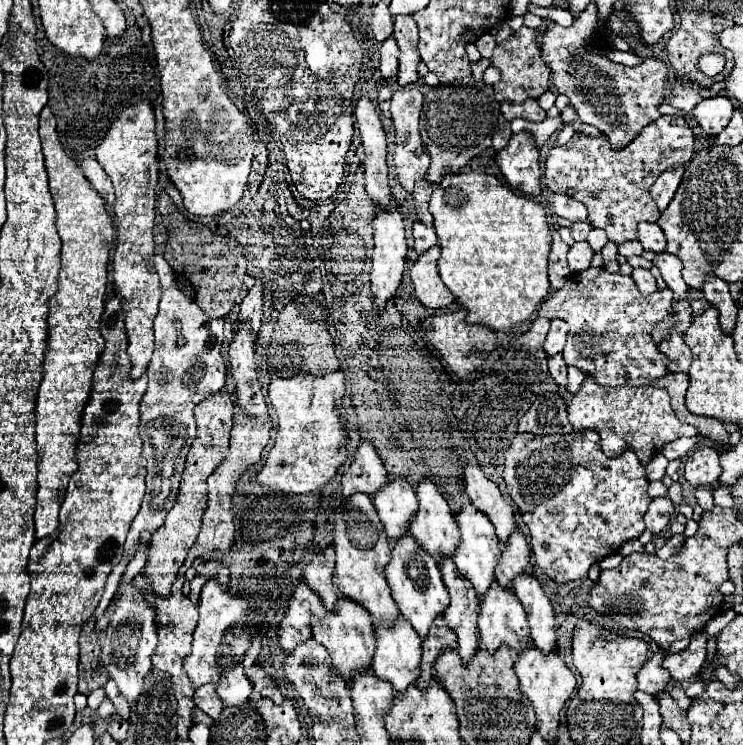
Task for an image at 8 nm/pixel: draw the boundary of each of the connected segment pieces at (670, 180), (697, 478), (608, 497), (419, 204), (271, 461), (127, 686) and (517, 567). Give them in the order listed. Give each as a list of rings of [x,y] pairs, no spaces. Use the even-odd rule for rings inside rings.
[[[684,167],[680,169],[670,169],[670,171],[664,171],[656,183],[650,187],[650,195],[652,199],[656,201],[658,209],[666,209],[666,205],[672,201],[678,185],[680,185],[680,179],[682,179],[682,173],[684,173]]]
[[[698,447],[686,455],[684,461],[684,479],[692,485],[714,485],[722,473],[720,455],[714,447]]]
[[[588,429],[588,431],[572,431],[568,435],[534,435],[534,433],[516,433],[516,437],[512,439],[510,447],[506,449],[506,459],[504,459],[504,481],[506,481],[506,489],[508,495],[512,497],[512,501],[518,505],[520,513],[522,513],[522,521],[526,523],[526,527],[530,529],[530,545],[532,545],[532,553],[536,559],[536,565],[540,569],[544,569],[544,573],[556,581],[556,583],[568,583],[568,581],[576,581],[576,579],[586,579],[588,577],[588,569],[590,565],[602,561],[608,555],[614,555],[620,545],[624,545],[630,539],[638,539],[644,531],[644,513],[648,509],[648,505],[652,503],[650,495],[648,495],[648,477],[646,477],[646,469],[644,465],[638,461],[636,453],[626,447],[618,457],[606,457],[600,449],[600,437],[596,431]]]
[[[424,179],[418,181],[416,187],[414,187],[412,197],[414,197],[416,211],[418,211],[418,219],[420,219],[424,225],[428,225],[428,227],[432,227],[432,215],[430,215],[430,211],[428,211],[430,195],[432,195],[432,183],[430,183],[430,181],[424,181]]]
[[[334,371],[324,377],[314,375],[294,375],[294,377],[278,377],[272,379],[268,385],[268,399],[278,415],[278,433],[274,447],[270,449],[262,469],[252,477],[254,483],[260,483],[264,487],[270,487],[276,492],[284,493],[308,493],[318,492],[322,485],[326,485],[338,471],[338,467],[348,459],[348,441],[352,437],[352,423],[344,411],[344,373]]]
[[[132,585],[120,587],[118,591],[120,591],[118,607],[110,617],[100,657],[110,679],[116,681],[122,697],[128,703],[138,703],[138,697],[142,695],[144,689],[144,677],[152,667],[150,655],[154,653],[156,647],[156,613],[154,609],[150,609],[148,603],[144,603],[142,593]]]
[[[516,529],[516,533],[510,535],[510,541],[502,545],[502,553],[496,569],[496,581],[502,587],[512,587],[514,577],[520,575],[528,567],[528,563],[530,563],[530,549],[526,537],[520,529]]]

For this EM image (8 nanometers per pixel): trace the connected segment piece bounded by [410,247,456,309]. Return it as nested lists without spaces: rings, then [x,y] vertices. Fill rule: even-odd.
[[[430,247],[426,253],[422,253],[410,267],[410,279],[416,289],[416,297],[424,307],[430,309],[444,309],[456,301],[456,297],[448,291],[448,287],[442,283],[436,261],[440,257],[440,247]]]

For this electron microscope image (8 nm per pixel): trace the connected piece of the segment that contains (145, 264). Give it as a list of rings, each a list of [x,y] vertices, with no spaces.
[[[148,101],[126,109],[118,115],[116,123],[108,129],[102,145],[96,147],[96,159],[114,183],[114,221],[116,221],[116,249],[114,249],[114,287],[122,299],[124,323],[128,335],[128,355],[132,361],[130,379],[138,379],[152,357],[154,349],[154,317],[158,313],[160,301],[160,281],[154,269],[154,215],[156,215],[156,181],[158,181],[158,137],[154,111]]]

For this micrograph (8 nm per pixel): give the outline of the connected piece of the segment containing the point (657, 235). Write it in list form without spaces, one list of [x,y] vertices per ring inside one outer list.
[[[656,223],[638,225],[638,241],[642,243],[642,247],[646,251],[654,251],[654,253],[664,251],[664,247],[666,247],[666,237]]]

